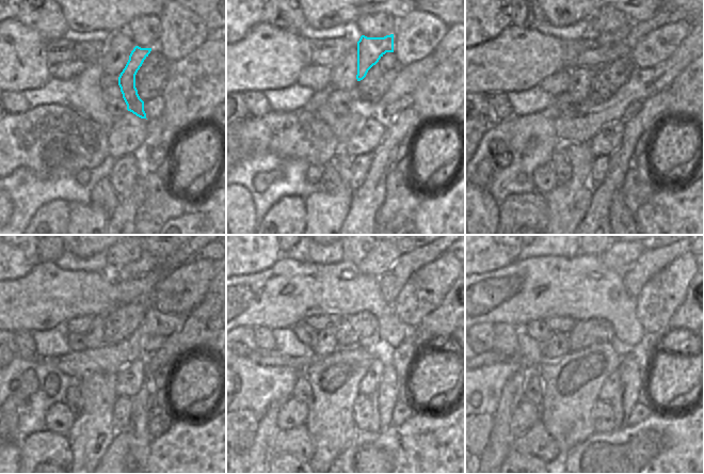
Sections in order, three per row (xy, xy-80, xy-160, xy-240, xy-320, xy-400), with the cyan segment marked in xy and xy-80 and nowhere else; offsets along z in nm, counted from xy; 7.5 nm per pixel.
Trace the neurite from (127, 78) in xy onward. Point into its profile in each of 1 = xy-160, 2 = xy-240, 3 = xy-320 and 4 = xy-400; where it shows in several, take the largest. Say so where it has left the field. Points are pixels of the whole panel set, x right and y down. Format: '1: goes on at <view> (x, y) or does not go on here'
1: goes on at xy-160 (607, 36)
2: goes on at xy-240 (146, 263)
3: goes on at xy-320 (382, 256)
4: goes on at xy-400 (620, 256)

